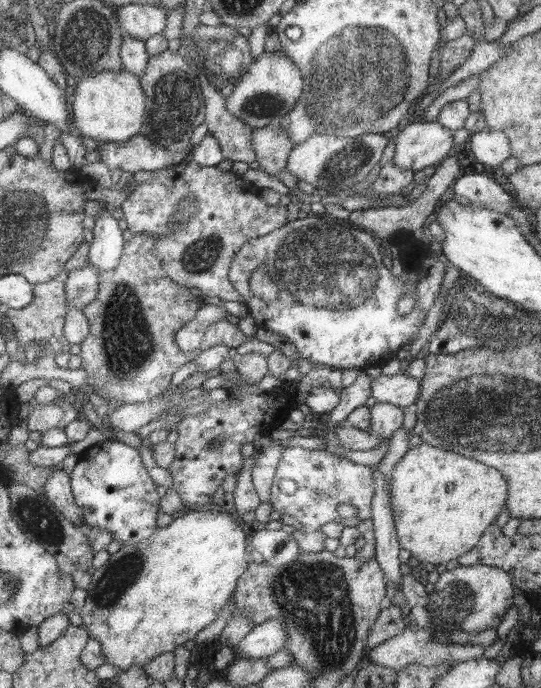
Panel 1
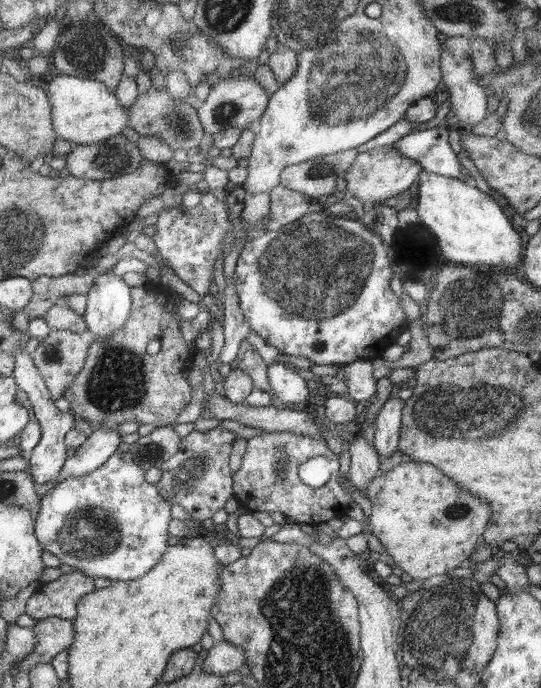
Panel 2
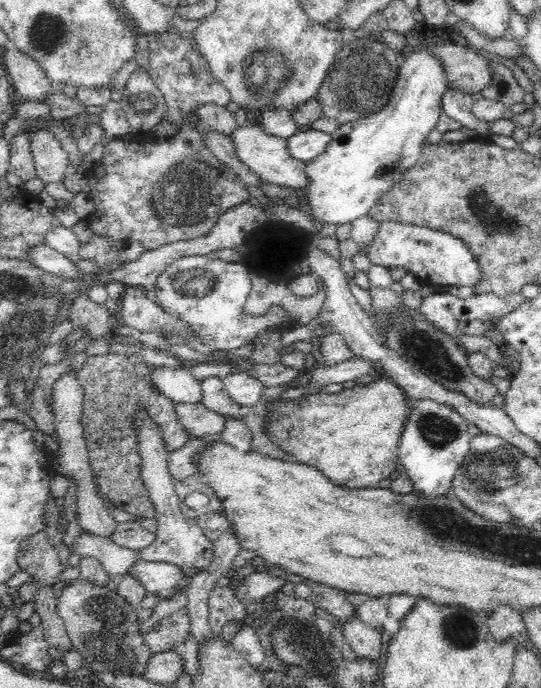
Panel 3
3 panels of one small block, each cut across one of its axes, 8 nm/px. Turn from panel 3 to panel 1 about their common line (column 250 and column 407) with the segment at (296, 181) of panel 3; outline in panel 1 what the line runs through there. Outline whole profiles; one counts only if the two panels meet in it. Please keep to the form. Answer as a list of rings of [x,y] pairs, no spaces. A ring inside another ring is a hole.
[[[415,120],[394,133],[396,146],[392,163],[398,169],[417,171],[432,167],[449,157],[453,151],[452,131],[444,123]]]

